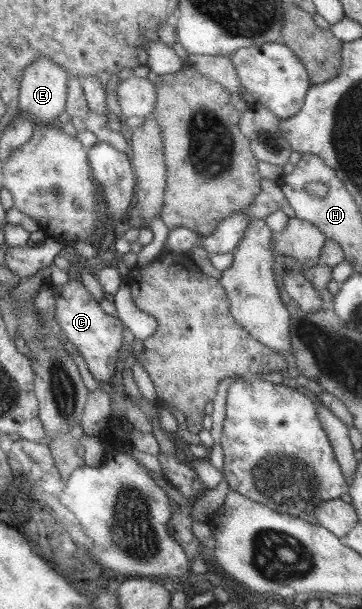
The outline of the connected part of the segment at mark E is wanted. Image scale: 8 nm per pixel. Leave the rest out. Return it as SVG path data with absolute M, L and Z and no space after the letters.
M39 57L25 69L21 75L18 93L18 109L20 115L31 118L35 123L49 125L58 124L57 118L66 106L66 88L68 85L67 73L61 66L47 57Z

